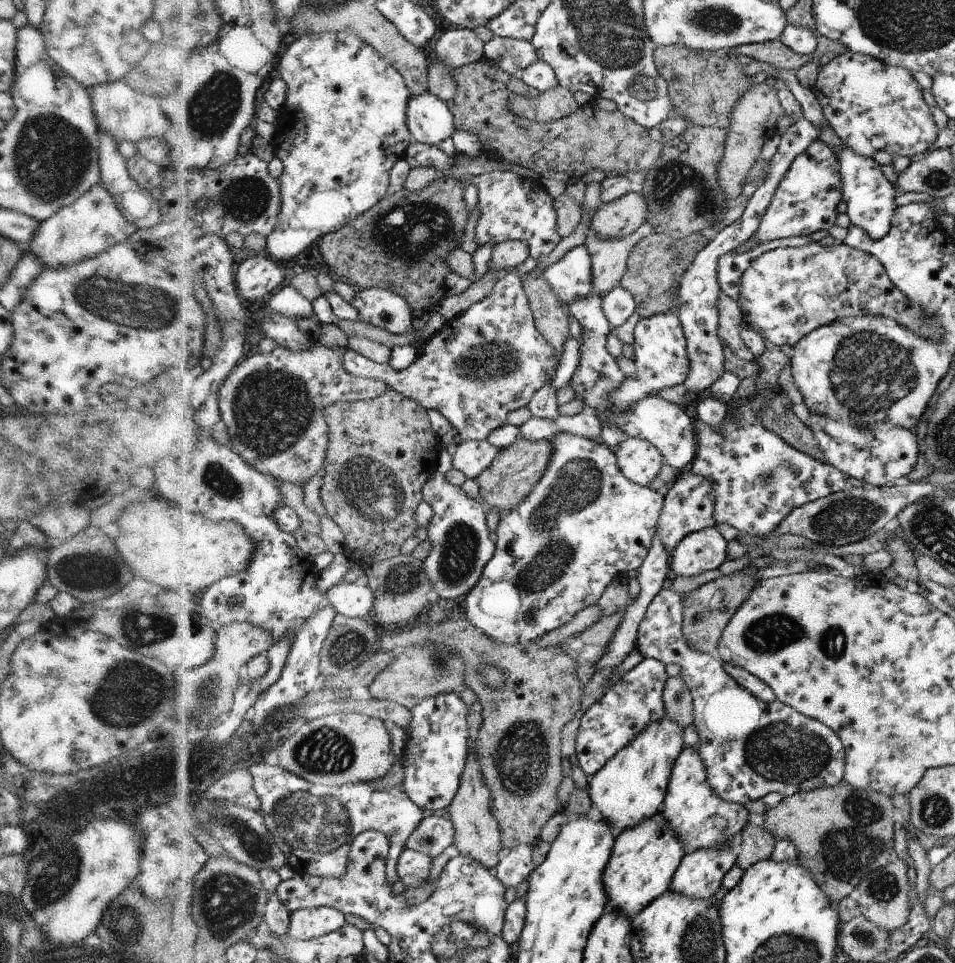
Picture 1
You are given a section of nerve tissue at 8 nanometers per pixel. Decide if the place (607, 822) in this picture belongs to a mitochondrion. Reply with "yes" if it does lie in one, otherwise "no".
no

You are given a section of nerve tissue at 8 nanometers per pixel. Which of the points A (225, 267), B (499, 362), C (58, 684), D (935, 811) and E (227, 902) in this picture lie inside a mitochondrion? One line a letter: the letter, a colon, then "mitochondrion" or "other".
A: other
B: mitochondrion
C: other
D: mitochondrion
E: mitochondrion

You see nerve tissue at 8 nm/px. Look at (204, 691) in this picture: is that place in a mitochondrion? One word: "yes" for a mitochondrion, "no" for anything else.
yes

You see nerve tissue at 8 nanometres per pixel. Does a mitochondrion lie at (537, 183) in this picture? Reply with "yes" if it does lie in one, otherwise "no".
no

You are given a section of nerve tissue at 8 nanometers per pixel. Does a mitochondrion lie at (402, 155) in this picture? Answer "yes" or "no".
no

